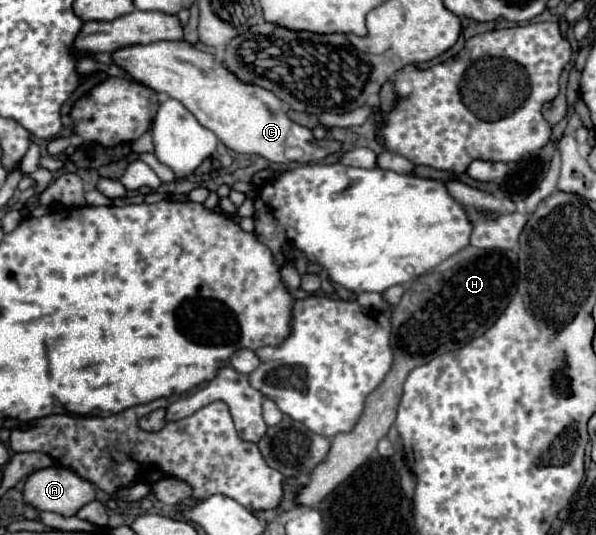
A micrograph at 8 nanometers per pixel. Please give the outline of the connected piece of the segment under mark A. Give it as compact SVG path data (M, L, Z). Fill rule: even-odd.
M53 465L27 477L23 497L39 511L75 515L79 507L95 499L95 485L65 467Z

